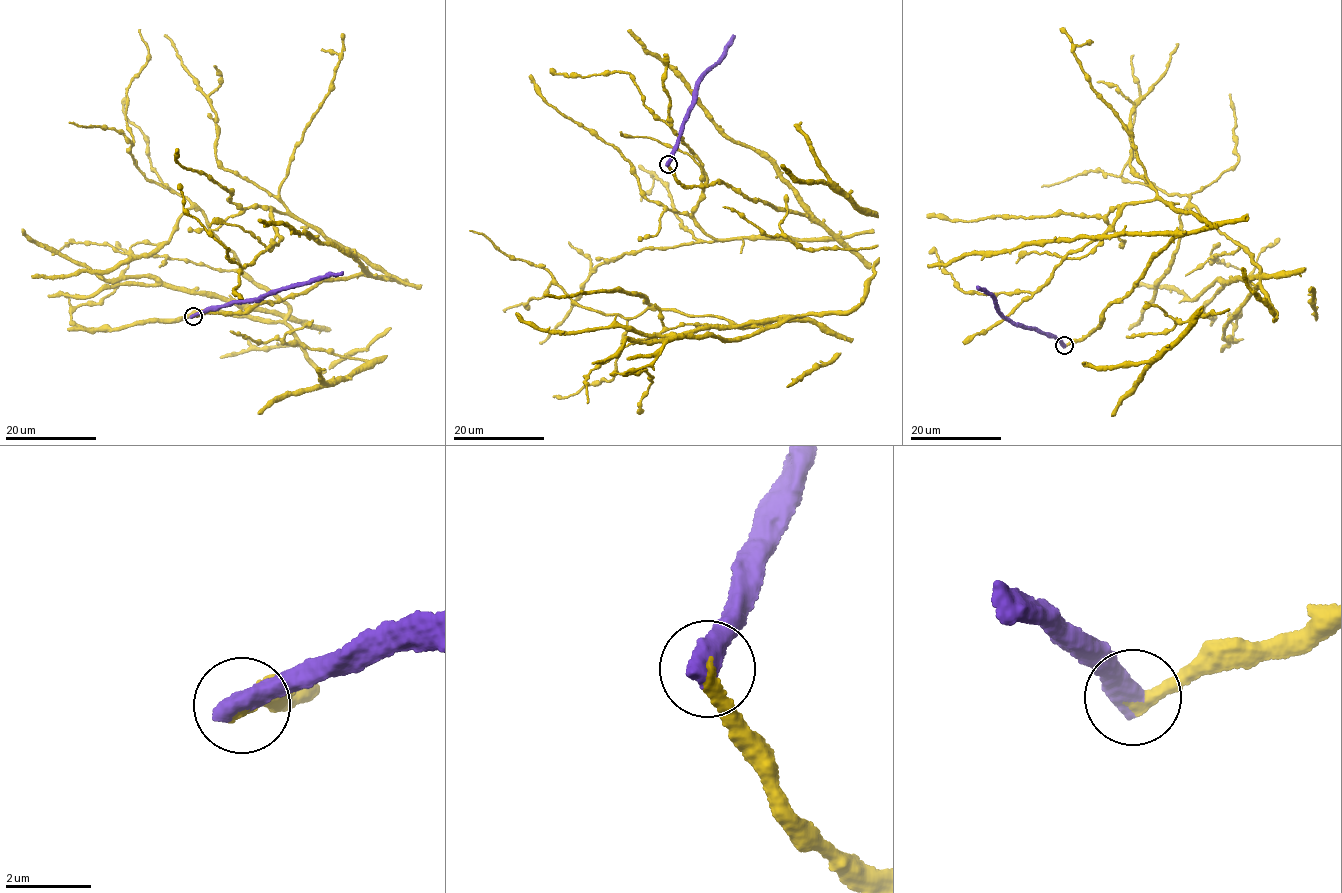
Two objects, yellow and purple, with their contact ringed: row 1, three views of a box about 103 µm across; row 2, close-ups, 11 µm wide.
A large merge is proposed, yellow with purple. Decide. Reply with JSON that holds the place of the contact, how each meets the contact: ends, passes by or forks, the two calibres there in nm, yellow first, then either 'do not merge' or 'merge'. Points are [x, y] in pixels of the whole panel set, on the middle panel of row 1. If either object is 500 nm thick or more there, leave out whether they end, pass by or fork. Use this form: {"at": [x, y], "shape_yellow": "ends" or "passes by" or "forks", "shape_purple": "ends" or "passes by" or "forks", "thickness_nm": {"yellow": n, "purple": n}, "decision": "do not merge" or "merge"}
{"at": [668, 164], "thickness_nm": {"yellow": 360, "purple": 600}, "decision": "do not merge"}

